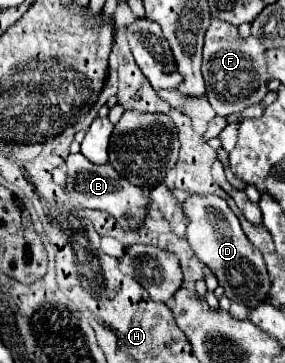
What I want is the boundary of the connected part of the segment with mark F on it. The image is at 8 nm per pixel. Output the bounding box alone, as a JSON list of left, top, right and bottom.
[203,19,269,117]

